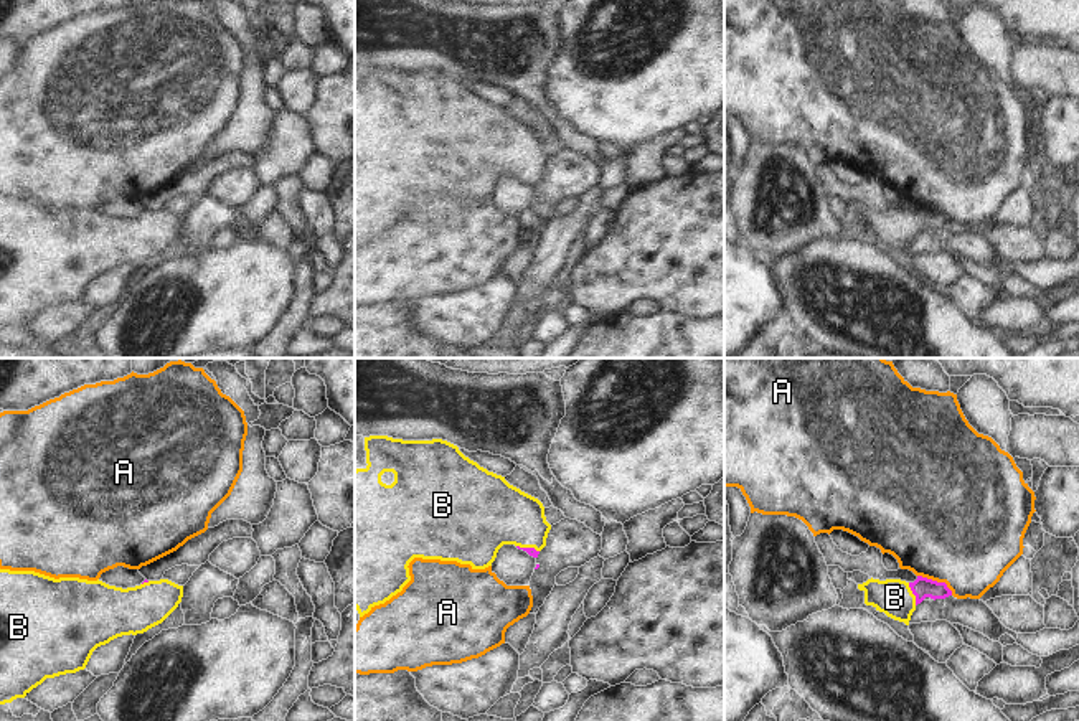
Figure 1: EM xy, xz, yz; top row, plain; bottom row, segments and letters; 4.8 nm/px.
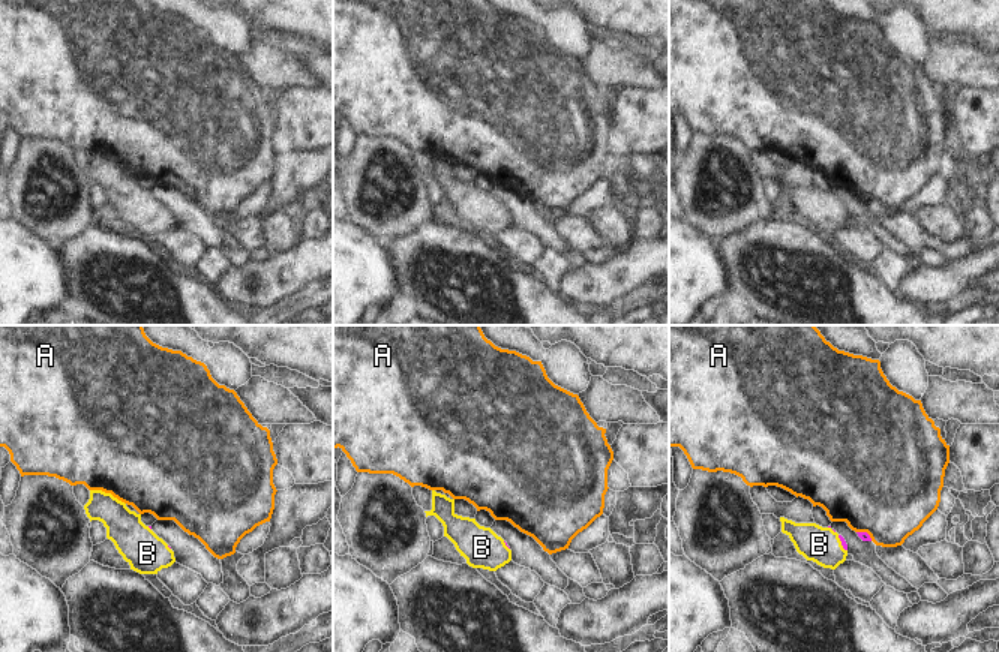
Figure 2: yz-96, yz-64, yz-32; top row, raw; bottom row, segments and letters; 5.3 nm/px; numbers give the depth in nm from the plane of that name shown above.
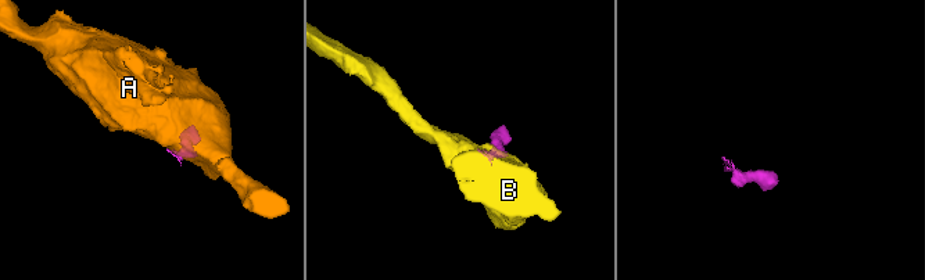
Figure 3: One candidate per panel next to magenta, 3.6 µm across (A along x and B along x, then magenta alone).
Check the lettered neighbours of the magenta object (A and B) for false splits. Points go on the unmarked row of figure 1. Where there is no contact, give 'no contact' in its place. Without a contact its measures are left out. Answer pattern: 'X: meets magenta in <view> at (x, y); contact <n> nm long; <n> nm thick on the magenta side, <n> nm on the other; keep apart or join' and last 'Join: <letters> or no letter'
A: meets magenta in yz at (936, 212); contact 200 nm long; 100 nm thick on the magenta side, 500 nm on the other; keep apart
B: meets magenta in yz at (913, 223); contact 120 nm long; 100 nm thick on the magenta side, 180 nm on the other; join
Join: B

